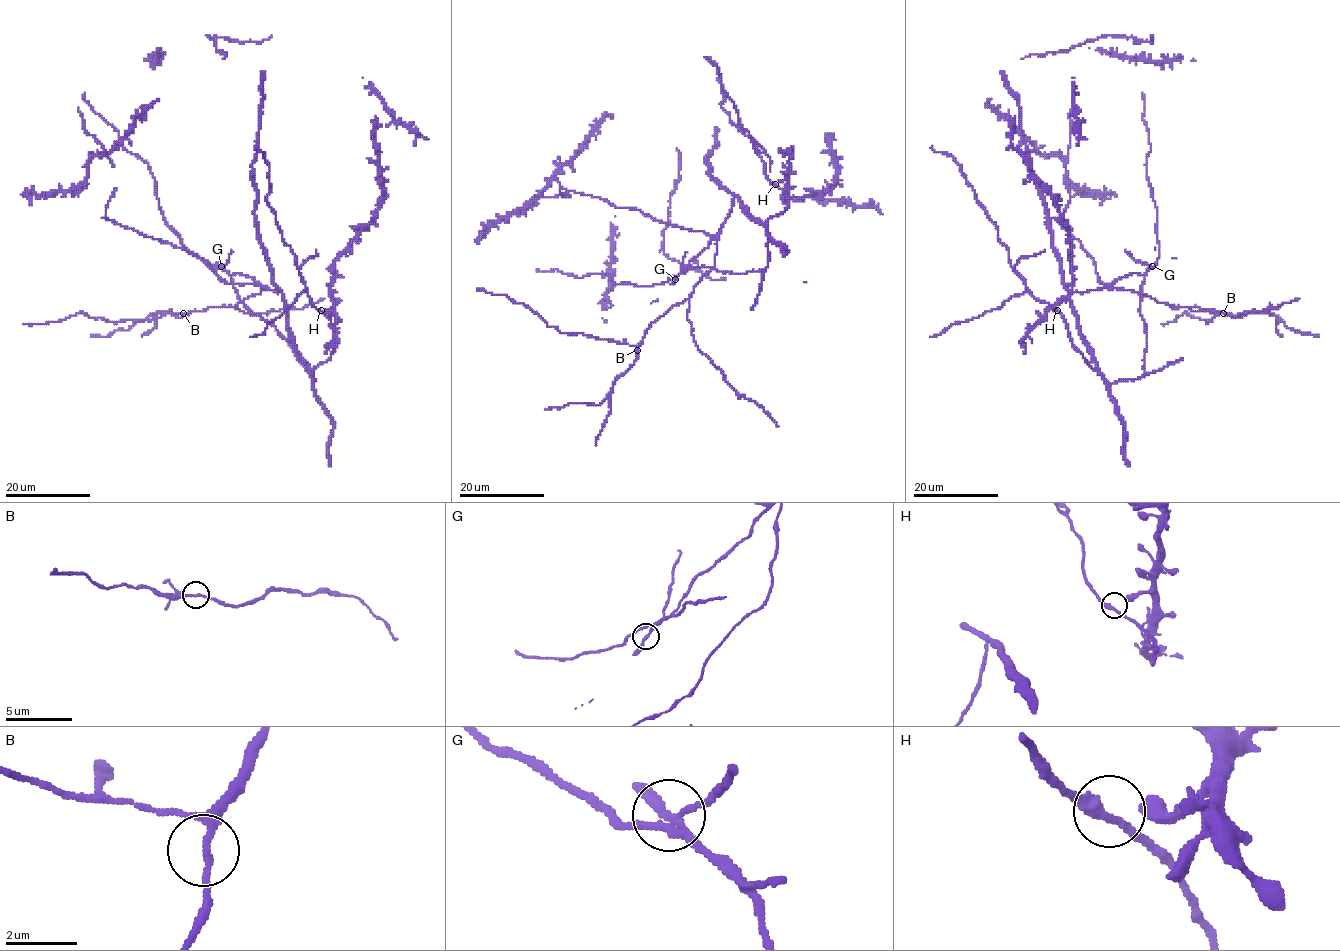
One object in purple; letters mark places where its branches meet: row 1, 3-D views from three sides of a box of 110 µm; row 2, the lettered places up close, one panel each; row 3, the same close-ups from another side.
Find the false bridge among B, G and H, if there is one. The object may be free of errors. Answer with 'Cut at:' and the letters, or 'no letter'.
Cut at: G

